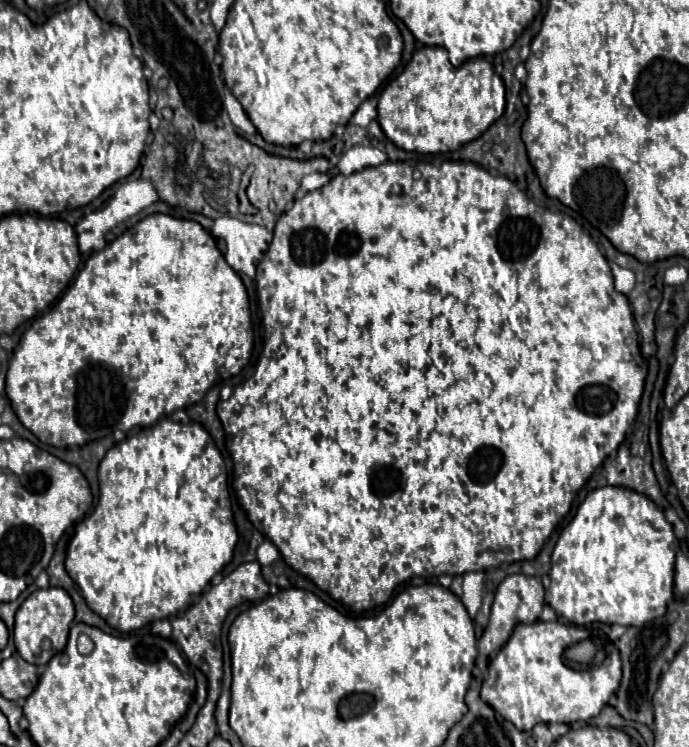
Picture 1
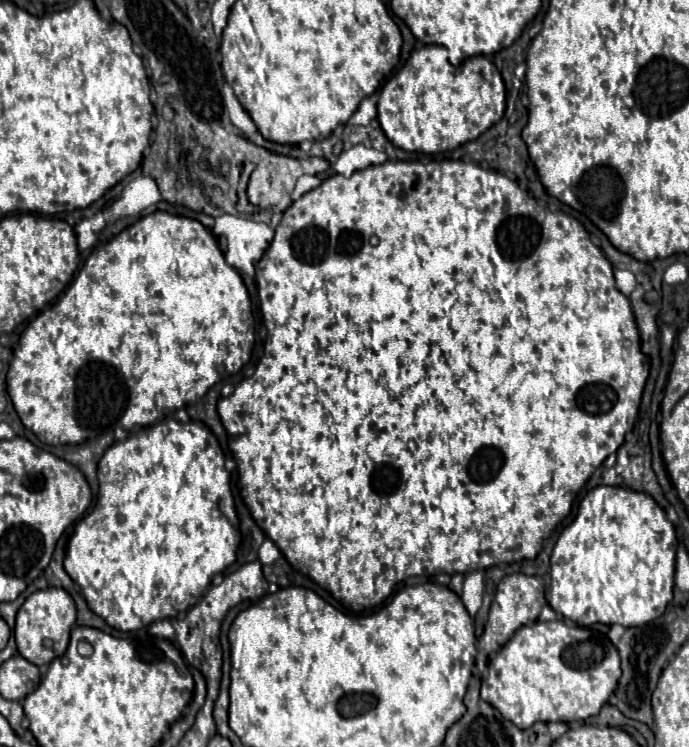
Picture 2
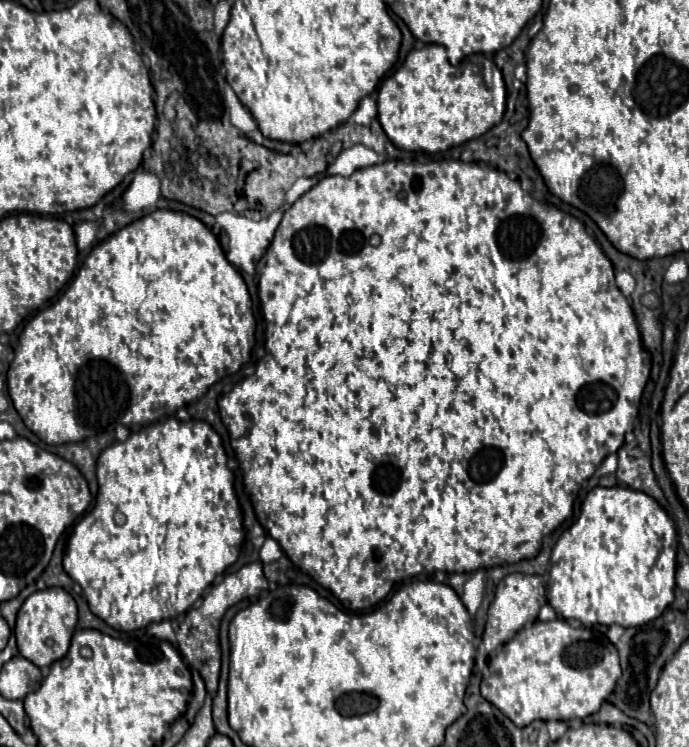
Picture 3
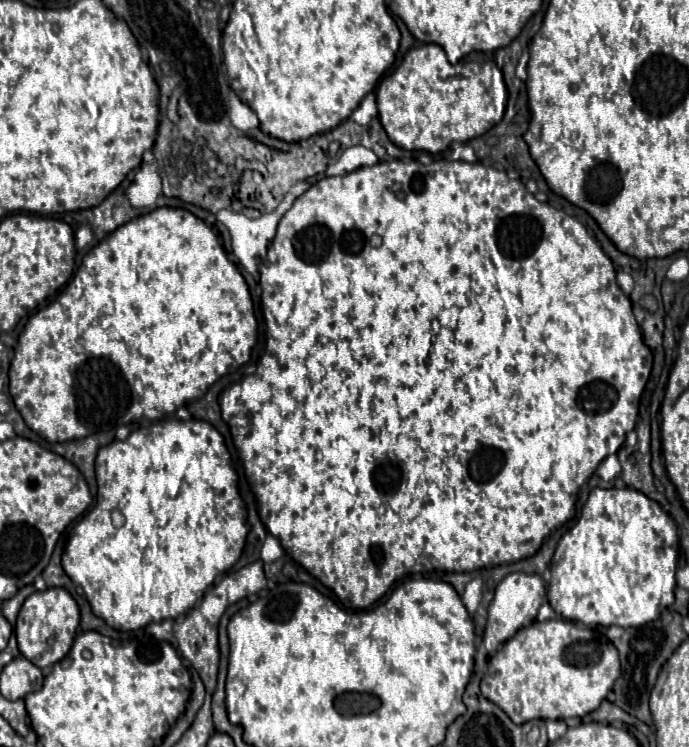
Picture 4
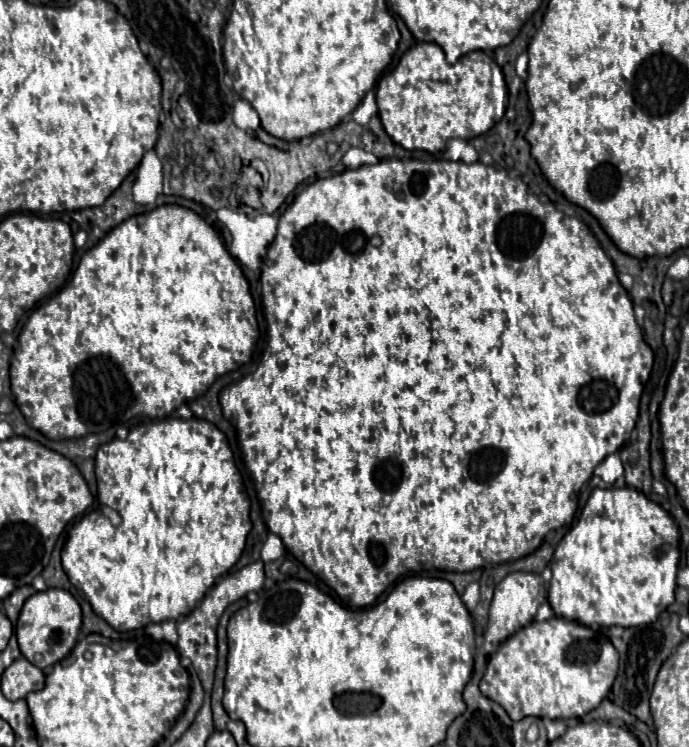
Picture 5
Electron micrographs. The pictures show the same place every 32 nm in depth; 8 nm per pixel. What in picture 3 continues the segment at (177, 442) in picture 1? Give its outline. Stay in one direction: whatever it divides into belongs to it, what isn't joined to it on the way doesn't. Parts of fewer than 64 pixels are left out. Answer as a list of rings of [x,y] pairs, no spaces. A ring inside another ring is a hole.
[[[168,418],[164,422],[154,422],[150,426],[144,426],[142,430],[132,432],[128,436],[128,440],[114,442],[100,452],[100,456],[96,460],[96,476],[98,476],[98,486],[100,486],[98,496],[96,496],[96,506],[90,510],[90,514],[84,514],[76,522],[72,538],[66,548],[66,554],[64,554],[64,570],[74,582],[78,582],[82,586],[84,596],[90,604],[90,610],[96,616],[100,616],[114,630],[132,632],[132,630],[140,630],[152,622],[160,622],[164,618],[174,618],[178,614],[184,614],[202,598],[204,590],[214,582],[214,578],[238,560],[240,546],[244,542],[244,520],[242,520],[242,508],[240,508],[236,488],[234,488],[234,472],[228,468],[228,456],[224,452],[222,438],[206,422],[202,422],[202,420],[182,422],[176,418]],[[116,510],[120,510],[126,516],[126,522],[122,526],[114,524],[112,516]]]

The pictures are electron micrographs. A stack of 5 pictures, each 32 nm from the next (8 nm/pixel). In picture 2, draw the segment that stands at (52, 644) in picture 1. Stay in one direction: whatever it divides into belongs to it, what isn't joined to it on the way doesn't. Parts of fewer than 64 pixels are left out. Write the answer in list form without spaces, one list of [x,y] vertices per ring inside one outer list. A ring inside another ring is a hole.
[[[46,588],[30,594],[20,606],[14,626],[14,638],[18,652],[36,666],[46,666],[54,658],[62,656],[68,648],[70,632],[76,624],[76,604],[64,588]]]

